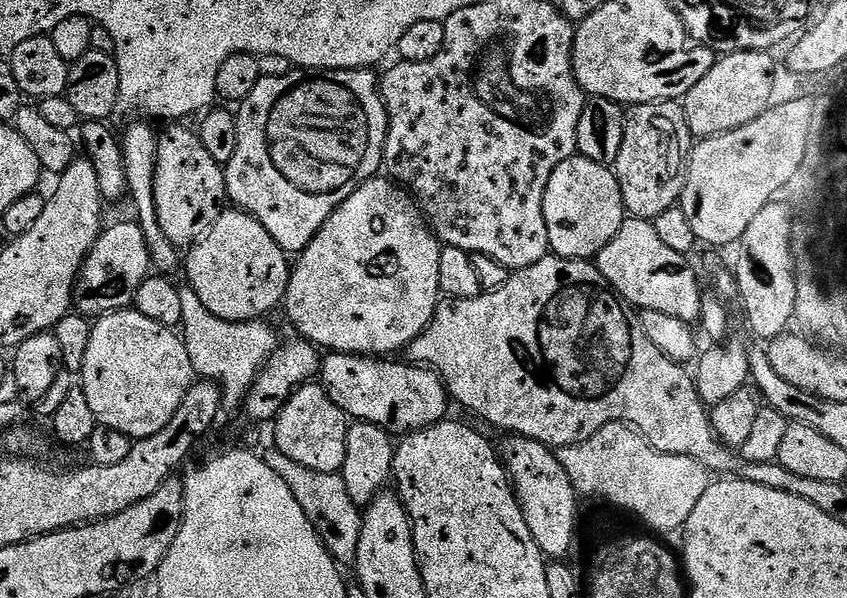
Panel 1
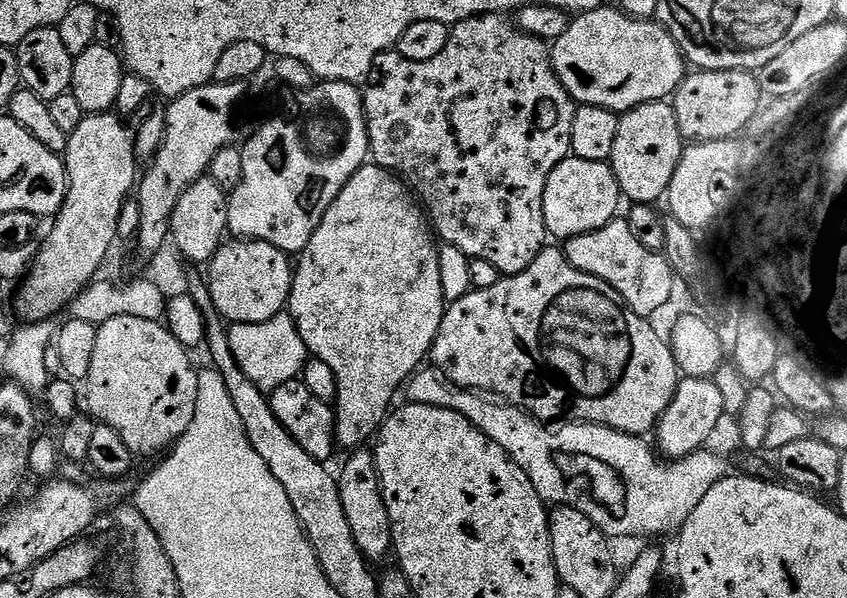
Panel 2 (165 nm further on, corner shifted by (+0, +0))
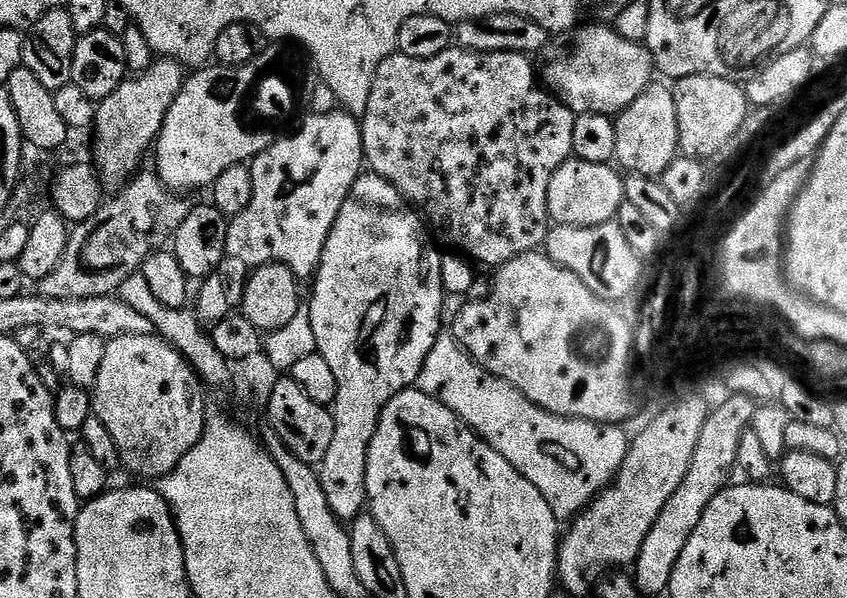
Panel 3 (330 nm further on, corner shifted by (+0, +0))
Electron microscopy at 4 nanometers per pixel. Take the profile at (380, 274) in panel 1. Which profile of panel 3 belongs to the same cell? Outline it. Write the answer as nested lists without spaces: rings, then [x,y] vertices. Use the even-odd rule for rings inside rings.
[[[361,174],[330,230],[330,238],[326,238],[320,268],[314,277],[316,285],[312,288],[312,298],[307,301],[317,340],[316,351],[326,358],[330,370],[334,370],[334,378],[338,378],[338,394],[331,409],[334,438],[326,458],[318,465],[318,471],[330,508],[339,520],[345,522],[355,520],[368,503],[366,458],[382,410],[386,410],[398,393],[419,381],[426,354],[434,350],[434,342],[442,335],[440,319],[444,316],[446,301],[442,286],[442,252],[432,245],[433,237],[430,232],[428,237],[427,231],[421,213],[391,182],[375,174]]]

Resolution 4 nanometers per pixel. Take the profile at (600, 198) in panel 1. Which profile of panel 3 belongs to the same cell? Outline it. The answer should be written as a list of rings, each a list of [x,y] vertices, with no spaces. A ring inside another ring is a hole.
[[[570,159],[550,178],[548,195],[548,218],[553,225],[598,226],[613,223],[625,204],[624,176],[612,164],[599,164],[585,160]]]

